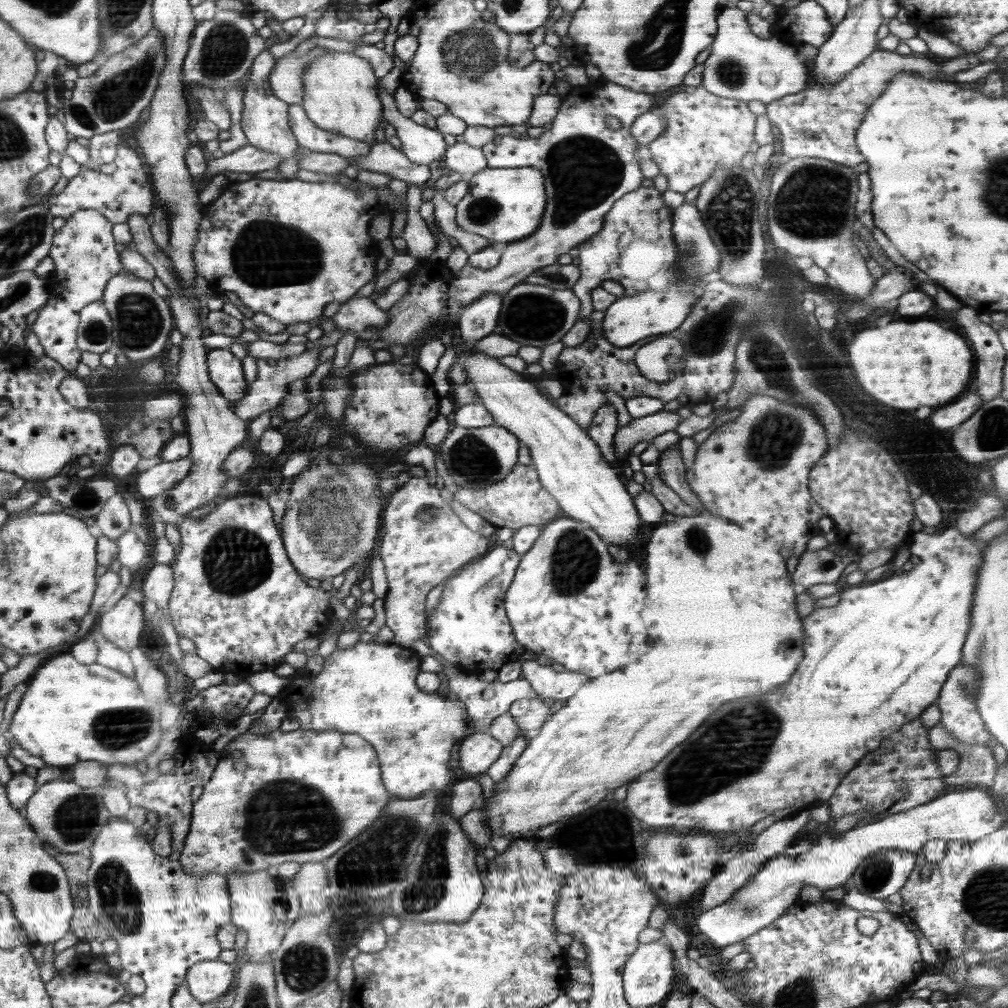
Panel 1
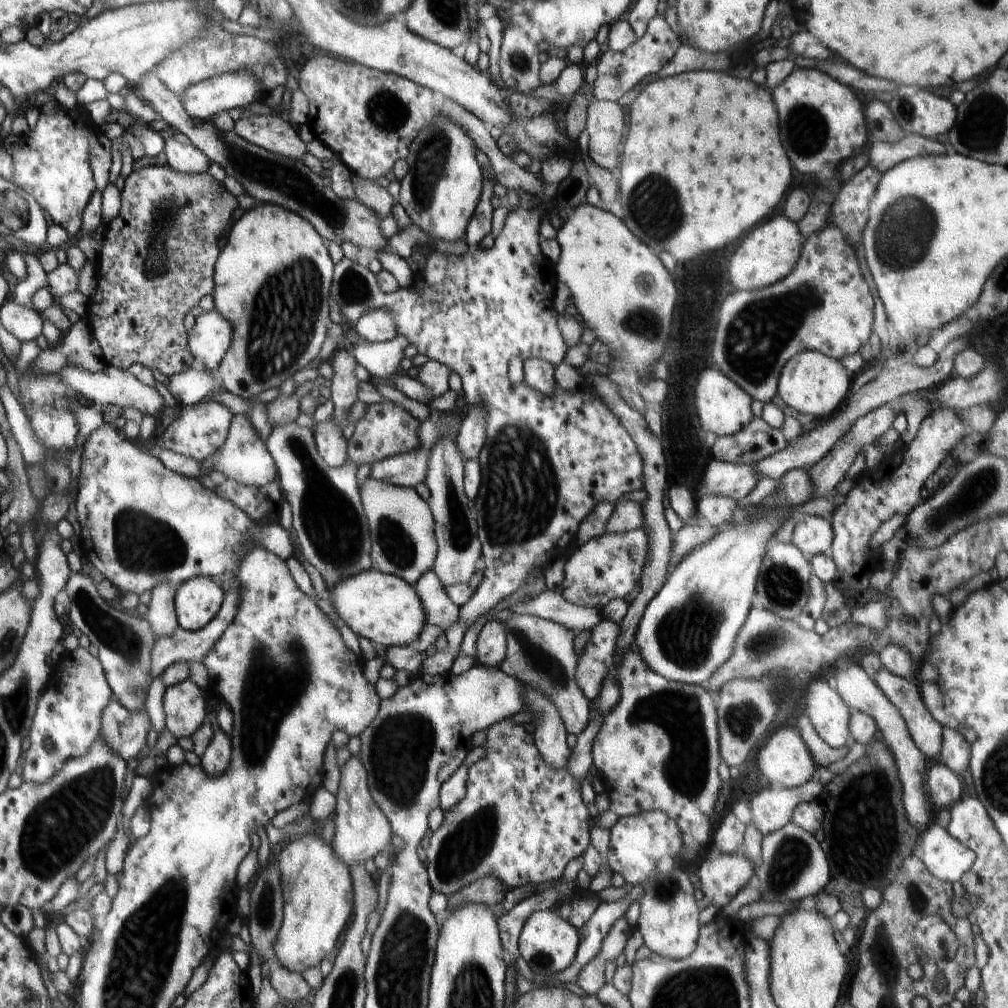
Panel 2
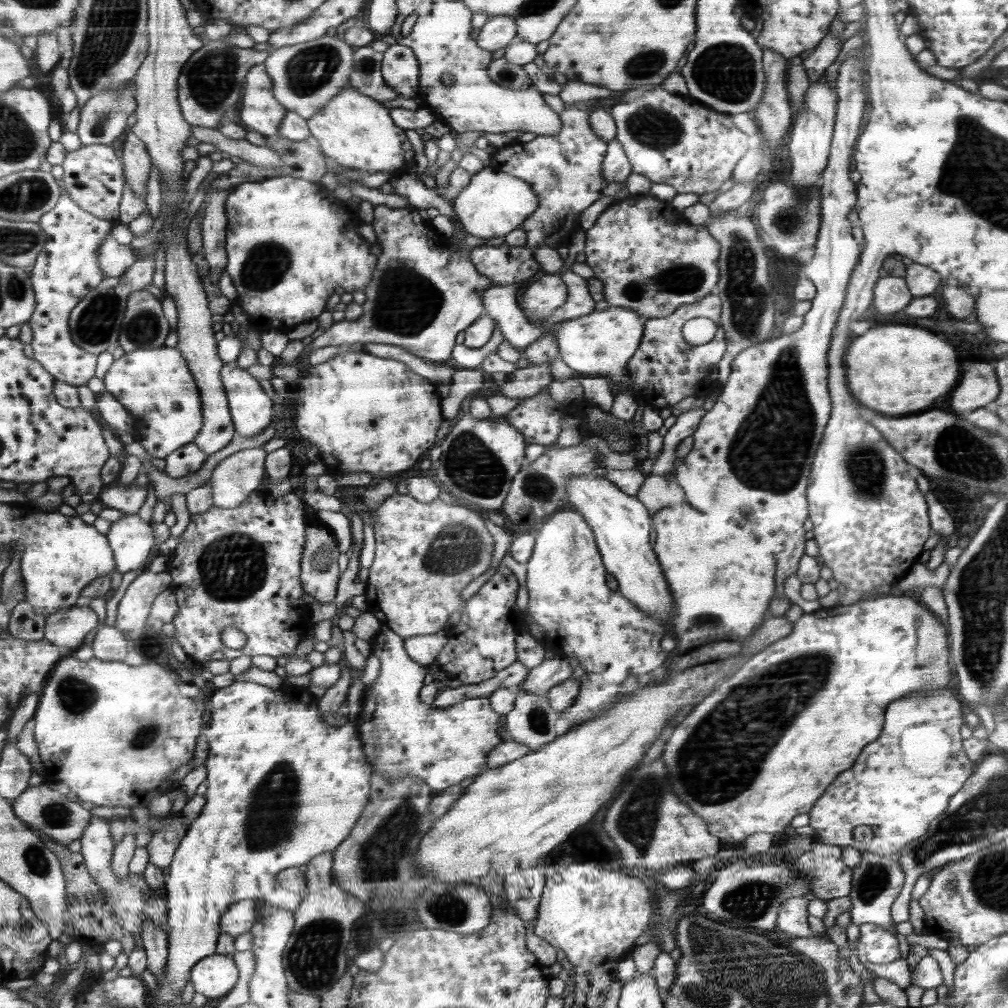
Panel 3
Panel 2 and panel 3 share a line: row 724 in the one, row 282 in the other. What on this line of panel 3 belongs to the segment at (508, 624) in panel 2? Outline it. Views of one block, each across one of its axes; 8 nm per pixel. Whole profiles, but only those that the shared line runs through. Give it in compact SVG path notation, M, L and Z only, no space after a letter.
M565 271L561 276L567 286L567 299L564 305L546 317L546 326L589 315L595 309L596 302L590 296L588 281L585 278L572 271Z

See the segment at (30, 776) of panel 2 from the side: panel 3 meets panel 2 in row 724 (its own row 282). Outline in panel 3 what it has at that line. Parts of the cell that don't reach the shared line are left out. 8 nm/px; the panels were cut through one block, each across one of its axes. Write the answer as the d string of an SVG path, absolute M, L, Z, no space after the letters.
M65 187L59 203L42 218L41 224L48 235L48 244L40 253L31 271L38 299L37 311L29 322L35 330L35 339L32 344L34 357L42 362L42 365L49 369L50 372L54 373L58 381L67 382L77 387L84 386L92 378L96 378L99 356L88 352L74 340L73 332L71 331L71 316L74 309L108 278L105 275L105 269L101 267L100 256L101 248L104 246L104 242L108 240L114 224L110 220L102 219L82 209L82 206L73 199L71 194L65 190Z

